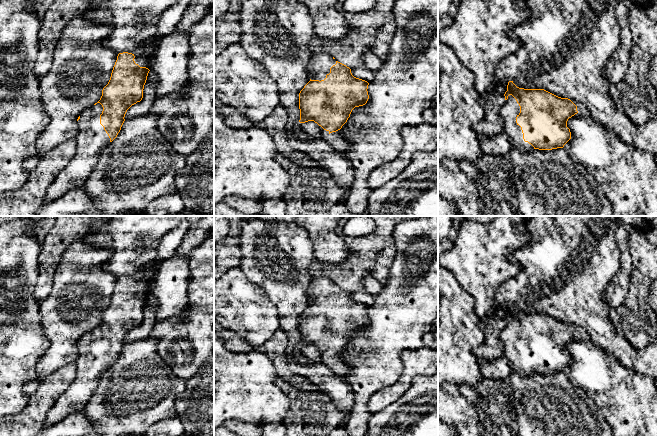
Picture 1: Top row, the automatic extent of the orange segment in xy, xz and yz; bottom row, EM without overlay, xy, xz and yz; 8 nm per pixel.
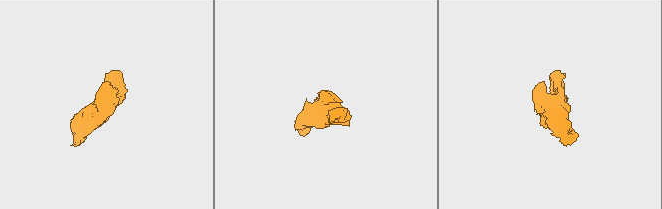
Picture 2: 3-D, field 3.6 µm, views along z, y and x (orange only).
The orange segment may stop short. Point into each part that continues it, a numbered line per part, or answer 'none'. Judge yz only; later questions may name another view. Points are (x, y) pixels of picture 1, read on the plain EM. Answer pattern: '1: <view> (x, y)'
1: yz (509, 335)

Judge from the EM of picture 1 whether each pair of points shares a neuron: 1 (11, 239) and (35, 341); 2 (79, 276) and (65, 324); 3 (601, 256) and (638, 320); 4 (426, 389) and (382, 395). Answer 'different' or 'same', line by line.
1: same
2: same
3: different
4: different

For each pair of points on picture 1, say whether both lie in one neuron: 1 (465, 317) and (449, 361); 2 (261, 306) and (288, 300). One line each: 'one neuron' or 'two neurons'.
1: one neuron
2: two neurons

